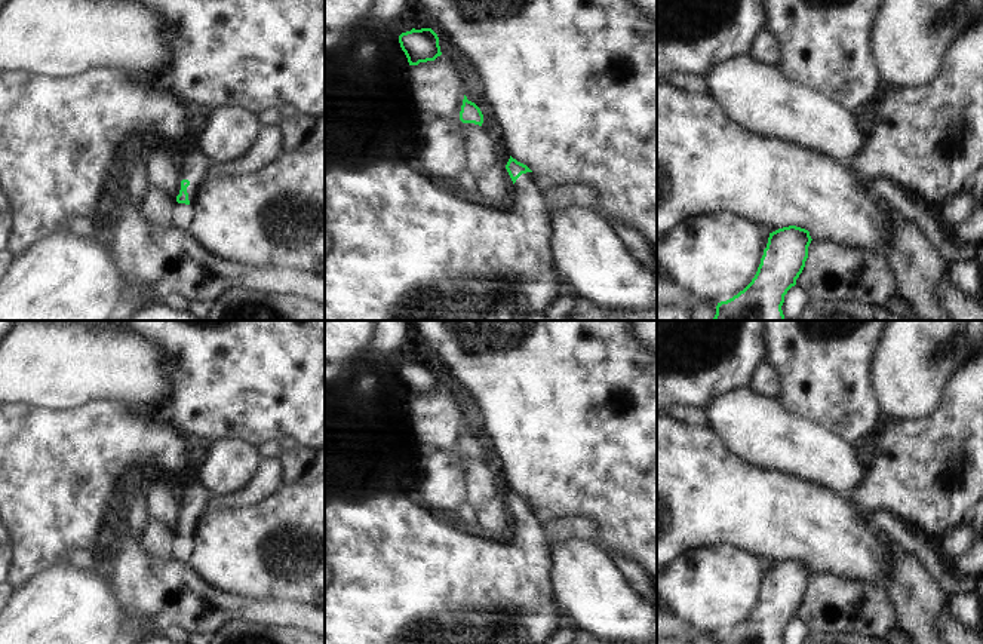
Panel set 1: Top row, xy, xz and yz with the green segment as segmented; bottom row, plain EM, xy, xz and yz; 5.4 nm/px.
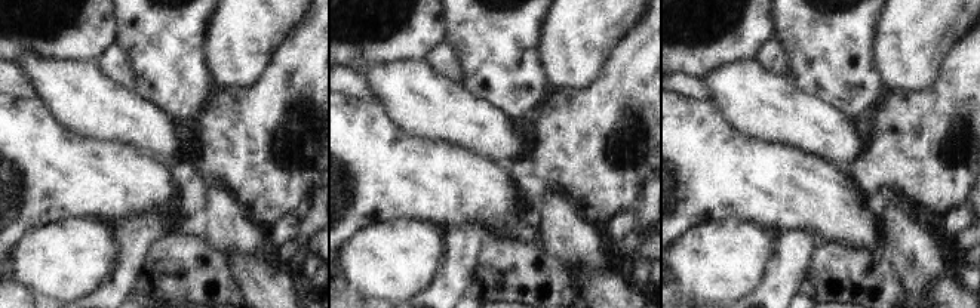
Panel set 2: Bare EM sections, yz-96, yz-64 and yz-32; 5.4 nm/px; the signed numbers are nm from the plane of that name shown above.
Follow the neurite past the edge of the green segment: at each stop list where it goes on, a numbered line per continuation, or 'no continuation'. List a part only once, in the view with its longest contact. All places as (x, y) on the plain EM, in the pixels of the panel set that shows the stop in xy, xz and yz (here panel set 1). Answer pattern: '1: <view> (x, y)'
1: xy (196, 497)

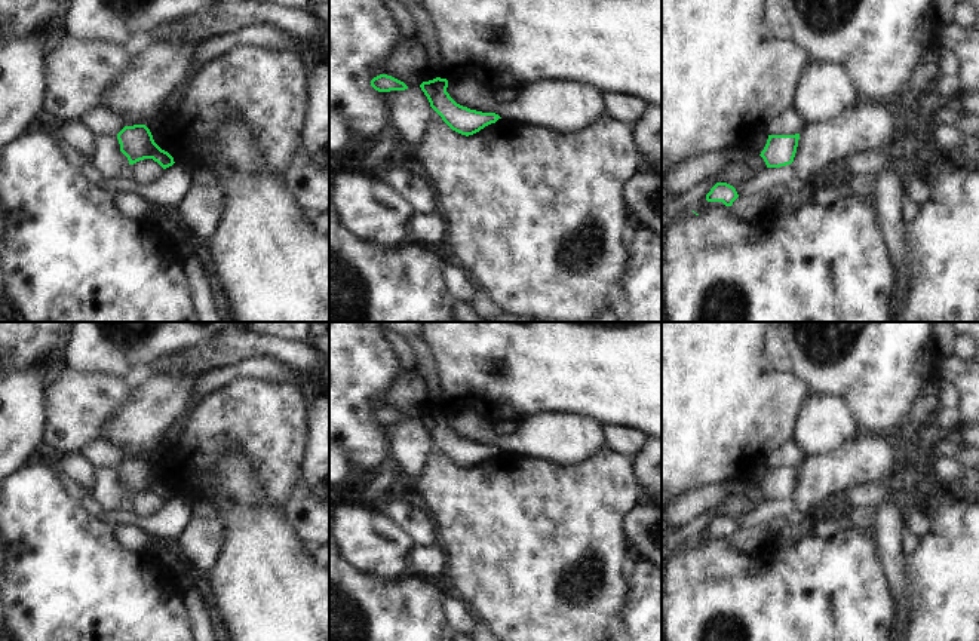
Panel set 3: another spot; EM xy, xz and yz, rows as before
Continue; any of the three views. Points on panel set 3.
no continuation

